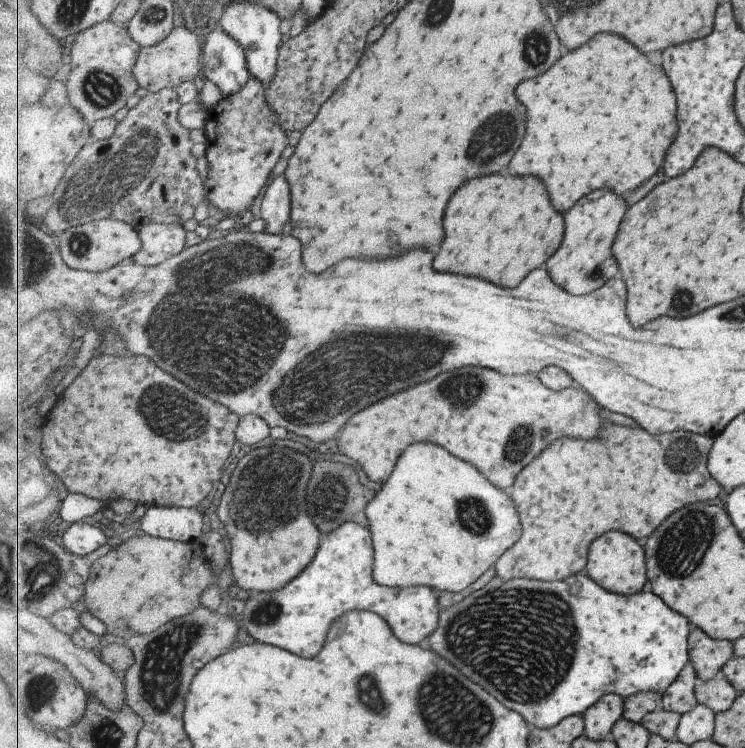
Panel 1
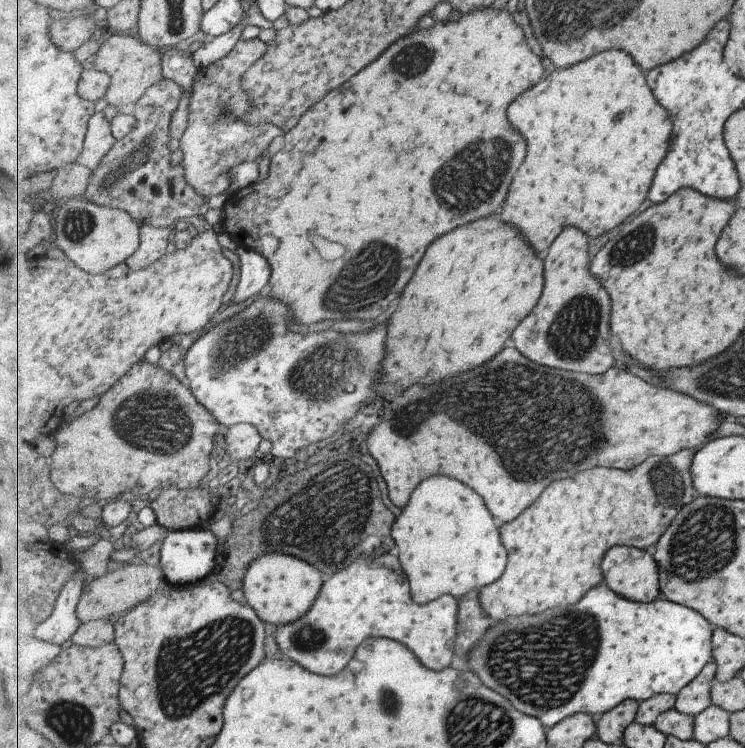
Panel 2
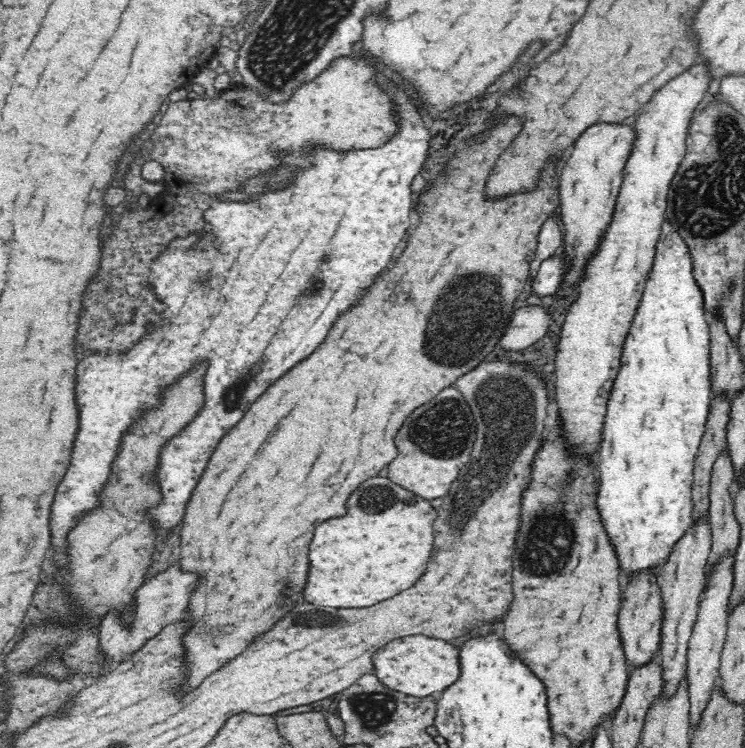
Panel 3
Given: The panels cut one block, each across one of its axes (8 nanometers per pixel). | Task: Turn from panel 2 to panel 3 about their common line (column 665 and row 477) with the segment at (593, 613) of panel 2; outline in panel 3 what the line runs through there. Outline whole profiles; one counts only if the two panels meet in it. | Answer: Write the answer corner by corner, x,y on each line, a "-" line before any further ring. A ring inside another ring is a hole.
666,220
661,228
661,235
656,245
656,256
652,270
650,271
644,292
643,299
637,308
634,320
632,321
627,339
624,341
623,353
621,356
621,367
618,371
615,383
612,387
612,394
608,399
607,413
604,419
603,435
596,456
596,470
598,475
598,512
602,516
602,526
608,532
608,538
618,554
618,562
624,574
628,578
638,578
640,575
656,575
660,578
663,566
670,559
675,544
690,531
693,525
693,498
691,490
693,483
693,470
695,460
705,433
710,403
712,402
712,389
710,389
710,345
711,333
709,332
709,319
704,308
704,301
700,287
693,277
693,259
685,240
676,232
676,229

